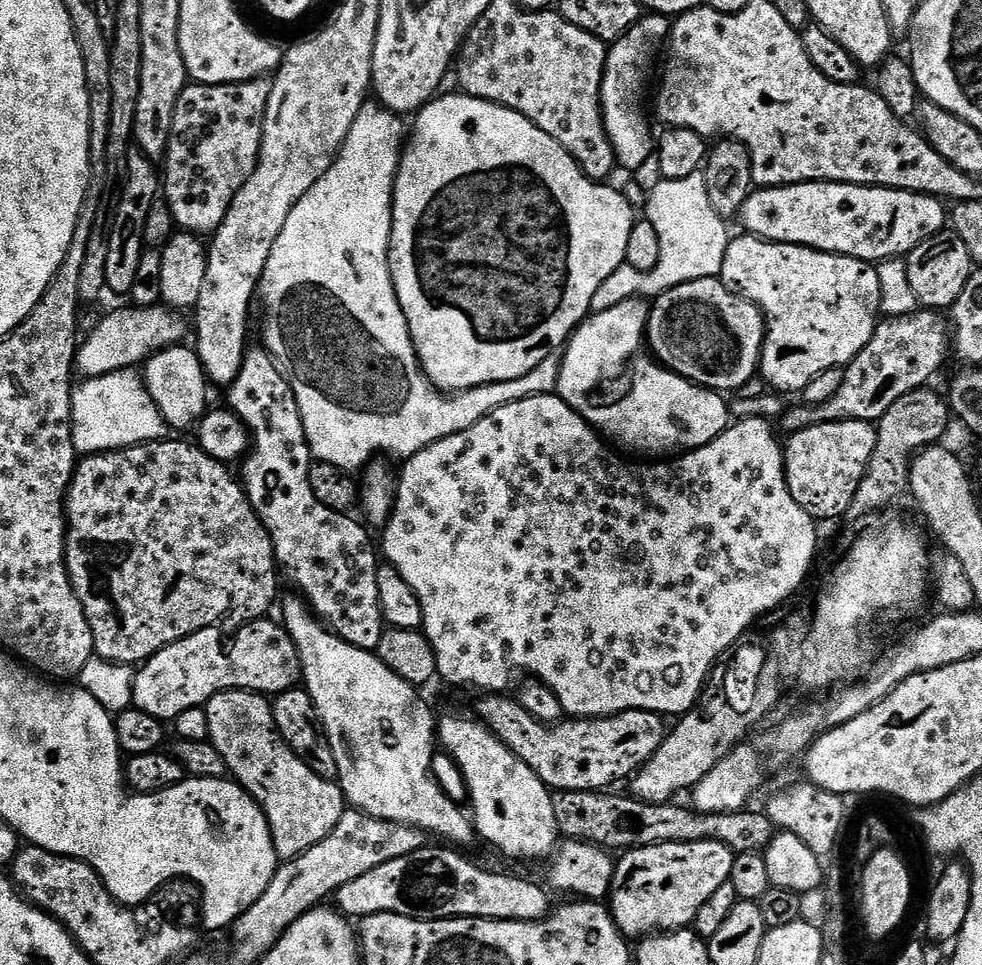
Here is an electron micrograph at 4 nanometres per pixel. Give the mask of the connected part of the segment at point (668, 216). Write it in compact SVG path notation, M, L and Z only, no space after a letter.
M700 172L690 174L690 178L662 179L652 192L647 193L646 218L658 230L662 242L662 254L658 254L658 266L647 274L642 270L622 267L614 270L612 280L656 280L660 292L670 290L691 280L701 280L711 276L719 277L730 233L725 217L719 216L710 206L706 195L706 182Z

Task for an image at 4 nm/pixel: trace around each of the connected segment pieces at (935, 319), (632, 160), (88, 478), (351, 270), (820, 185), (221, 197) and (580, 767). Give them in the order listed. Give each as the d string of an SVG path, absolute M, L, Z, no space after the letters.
M917 310L911 312L908 316L890 316L881 319L876 325L876 332L862 346L862 350L854 359L844 368L844 377L842 378L842 387L838 394L830 398L830 402L821 404L797 403L797 408L792 408L784 416L785 433L791 434L809 428L815 424L825 424L826 422L838 422L839 420L867 420L869 422L878 422L902 394L910 394L910 390L925 387L928 380L944 364L948 352L950 356L950 324L947 319L944 320L939 311L936 310Z
M644 14L641 15L637 24L621 40L615 41L608 48L604 77L600 83L600 108L604 111L606 134L612 143L612 149L616 155L616 163L621 169L628 168L628 170L635 170L646 158L650 158L654 152L654 132L652 136L653 121L650 119L649 109L648 112L644 109L644 95L648 92L648 79L652 76L652 67L656 64L656 55L659 52L661 55L669 35L669 17L659 14Z
M165 438L162 440L153 440L150 444L136 444L133 448L122 448L119 452L97 452L95 456L84 456L76 465L75 472L72 473L72 483L68 485L68 495L66 497L66 559L68 562L68 577L72 580L72 589L78 594L78 602L82 602L84 613L86 614L86 622L90 622L90 630L94 634L94 646L96 647L95 655L102 660L109 660L115 664L131 664L139 665L155 654L158 650L162 650L168 644L178 642L182 638L186 638L190 634L194 634L203 628L215 628L229 616L235 622L247 622L250 620L258 620L269 615L268 612L273 611L274 605L277 603L276 596L276 572L278 576L278 565L276 562L276 551L272 545L270 534L264 528L263 522L258 518L258 514L252 509L252 504L248 501L248 496L243 490L241 481L231 476L229 465L222 464L220 461L210 458L210 454L206 454L195 443L187 444L184 440L172 440L173 438Z
M366 102L362 106L362 110L358 114L358 118L354 118L354 126L350 126L350 134L346 134L344 144L341 146L335 162L330 166L330 170L326 170L326 174L322 174L322 178L318 178L318 182L314 182L314 186L310 186L308 193L296 203L294 210L290 210L290 218L286 218L286 226L282 226L282 234L278 234L274 248L270 250L270 258L264 267L258 289L259 303L264 303L264 341L262 344L267 355L273 358L279 357L280 340L284 343L285 350L288 351L288 360L292 363L290 383L302 416L302 426L308 448L316 460L330 462L330 466L343 468L349 474L355 473L355 468L360 470L373 463L374 458L379 457L376 456L379 452L385 452L388 456L400 456L399 458L413 456L426 446L430 446L450 434L458 434L462 430L474 426L474 422L478 422L483 416L490 414L496 408L501 408L504 404L521 400L527 396L546 396L555 393L556 383L560 377L561 357L553 354L547 356L542 362L538 362L538 366L534 366L534 370L530 370L530 374L526 374L522 378L510 382L483 384L455 394L445 394L428 381L428 375L420 367L420 360L416 357L416 348L412 345L408 323L402 314L402 306L396 297L396 291L392 285L392 275L388 269L388 240L392 236L392 183L396 181L396 171L406 143L406 132L405 129L404 132L400 129L400 120L401 117L397 113L391 112L389 108L379 102Z
M809 180L806 184L784 184L780 188L757 187L746 198L738 220L739 223L744 223L743 231L745 233L758 236L762 240L770 240L774 244L797 244L803 248L813 248L819 252L833 252L839 256L849 256L850 258L858 258L859 260L867 260L869 262L879 262L907 257L908 253L916 249L923 240L945 231L950 216L946 211L945 201L935 196L923 196L920 192L903 192L897 188L877 188L867 184L839 184L833 180Z
M261 78L241 84L192 82L182 90L174 106L168 154L162 161L162 199L176 219L177 229L193 234L211 234L222 218L226 218L226 210L234 194L244 185L260 157L266 102L271 89L272 80Z
M488 694L475 715L550 790L556 792L599 792L611 789L615 780L631 778L662 746L666 735L665 717L659 712L626 710L617 716L565 718L559 724L535 720L515 699Z

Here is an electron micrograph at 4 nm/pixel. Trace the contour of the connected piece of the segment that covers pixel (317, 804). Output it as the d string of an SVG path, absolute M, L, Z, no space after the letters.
M239 690L216 692L204 709L210 722L208 739L218 754L222 754L231 779L246 789L264 811L274 850L281 861L302 855L338 826L346 810L343 790L336 780L323 780L314 774L314 770L290 750L280 737L267 695Z

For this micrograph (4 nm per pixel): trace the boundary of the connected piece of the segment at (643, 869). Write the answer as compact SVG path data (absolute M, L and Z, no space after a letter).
M699 840L685 844L659 844L658 846L642 846L630 848L623 853L621 860L615 861L616 869L612 875L612 891L610 893L610 911L612 921L618 926L625 938L643 938L662 932L674 932L695 925L698 910L702 910L706 898L718 890L718 886L729 883L732 878L732 867L737 853L722 842Z

